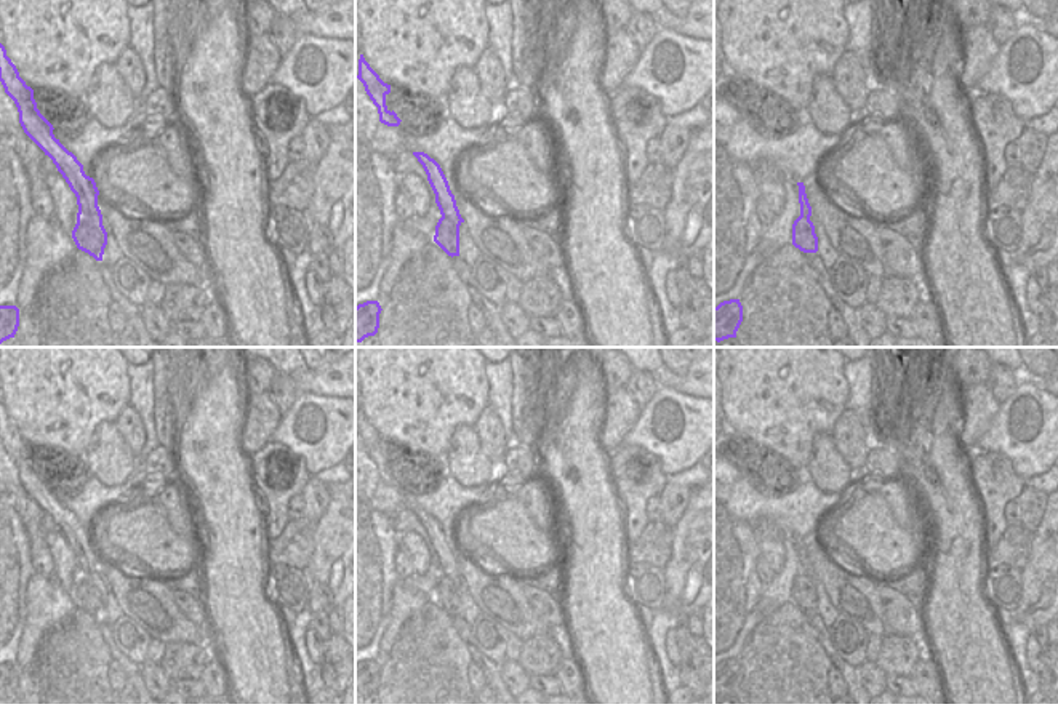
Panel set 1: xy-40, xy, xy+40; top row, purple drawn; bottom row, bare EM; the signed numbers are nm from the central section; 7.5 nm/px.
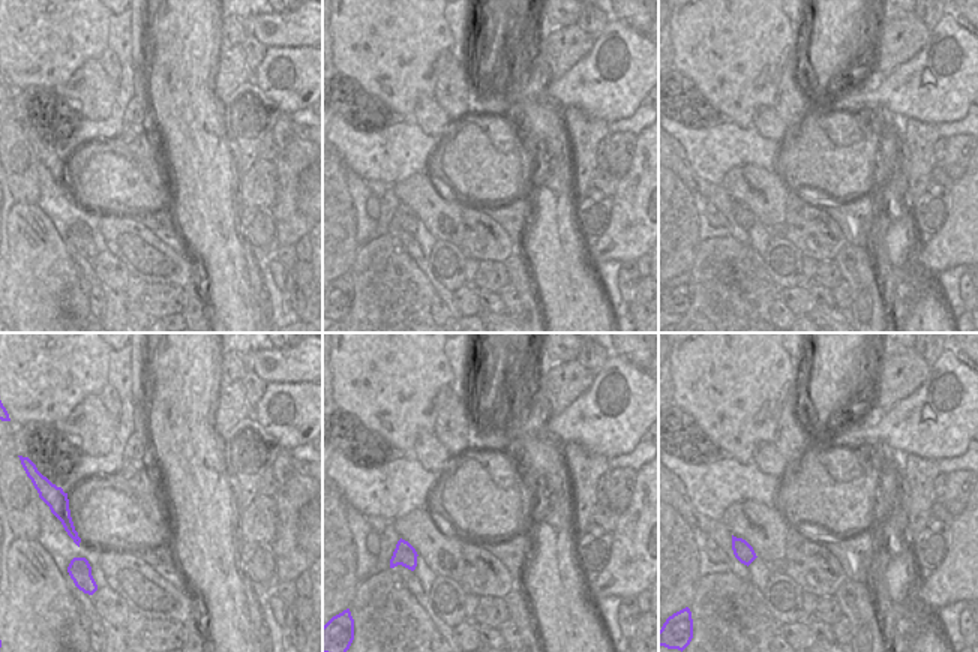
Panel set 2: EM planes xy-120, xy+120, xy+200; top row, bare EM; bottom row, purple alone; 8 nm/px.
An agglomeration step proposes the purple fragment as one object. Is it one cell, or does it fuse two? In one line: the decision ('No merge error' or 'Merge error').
Merge error

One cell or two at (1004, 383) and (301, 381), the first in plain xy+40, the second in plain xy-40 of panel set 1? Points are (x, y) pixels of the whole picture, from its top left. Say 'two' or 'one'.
two

